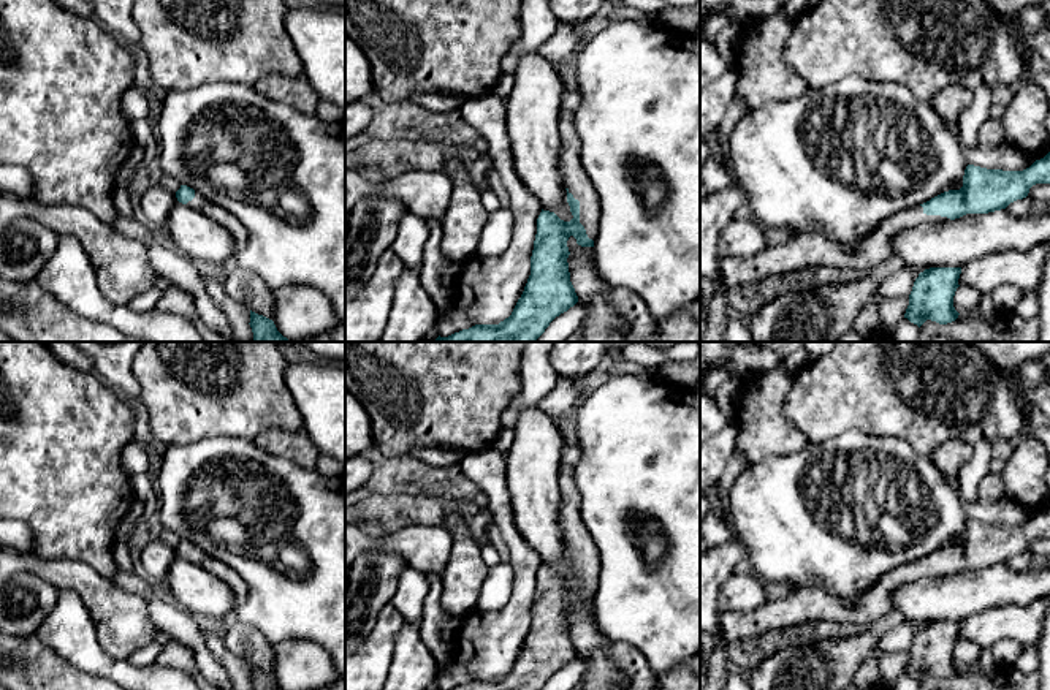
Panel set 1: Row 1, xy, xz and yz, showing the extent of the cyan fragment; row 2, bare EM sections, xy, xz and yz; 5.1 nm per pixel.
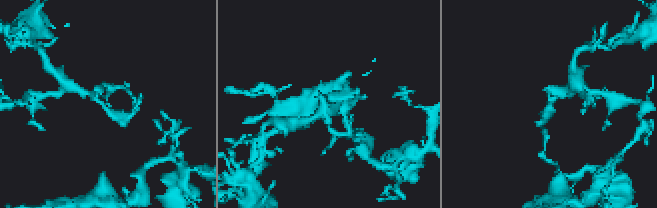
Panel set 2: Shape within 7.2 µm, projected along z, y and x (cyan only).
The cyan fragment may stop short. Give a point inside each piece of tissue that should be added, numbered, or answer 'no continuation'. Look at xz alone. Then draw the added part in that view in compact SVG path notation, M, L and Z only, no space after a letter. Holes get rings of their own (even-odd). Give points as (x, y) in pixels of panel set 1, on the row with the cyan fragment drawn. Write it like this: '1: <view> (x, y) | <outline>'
1: xz (575, 179) | M564 89L559 112L561 147L557 165L569 193L580 201L580 223L584 226L588 237L594 241L600 218L600 203L580 161L581 141L573 127L573 112L578 104L580 95L576 90Z

